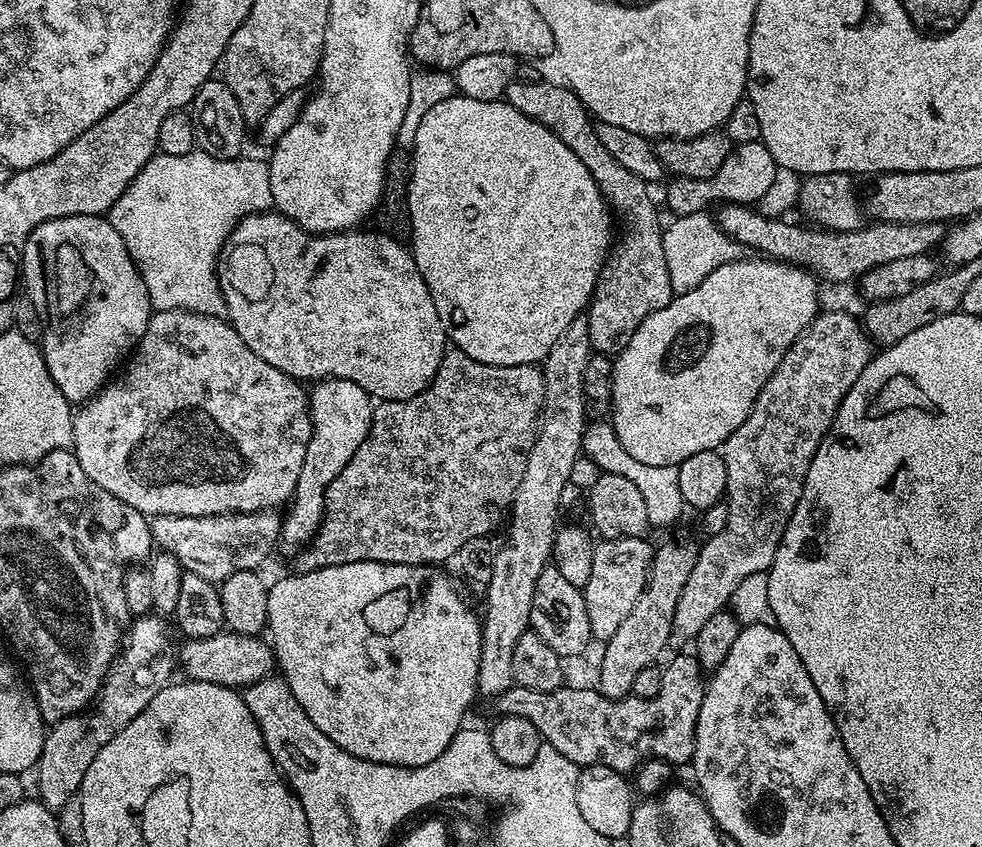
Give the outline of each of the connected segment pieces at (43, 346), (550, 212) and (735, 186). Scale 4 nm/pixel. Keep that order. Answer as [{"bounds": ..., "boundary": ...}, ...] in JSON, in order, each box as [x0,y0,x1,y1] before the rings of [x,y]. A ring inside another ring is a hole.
[{"bounds":[22,216,153,405],"boundary":[[[59,216],[53,220],[42,222],[28,236],[22,249],[22,284],[23,287],[24,284],[28,287],[25,288],[26,294],[37,307],[41,326],[38,343],[40,351],[44,354],[46,370],[50,370],[50,378],[54,378],[54,386],[58,386],[58,390],[62,390],[62,394],[68,399],[69,404],[83,405],[109,383],[110,377],[113,375],[111,372],[120,363],[121,367],[135,353],[136,346],[140,343],[142,334],[146,334],[146,326],[153,314],[150,294],[146,294],[146,282],[142,282],[142,274],[130,258],[130,254],[126,250],[126,242],[122,242],[122,234],[118,234],[118,230],[114,230],[112,223],[104,216]]]},{"bounds":[408,94,614,368],"boundary":[[[459,94],[446,98],[446,102],[438,102],[438,106],[434,106],[434,110],[429,110],[426,113],[426,118],[422,118],[422,122],[418,126],[418,134],[414,138],[414,146],[410,149],[410,155],[412,158],[412,181],[408,191],[408,209],[412,219],[412,230],[410,233],[412,244],[410,243],[410,251],[418,266],[418,270],[422,274],[422,278],[426,282],[426,290],[430,290],[430,298],[434,298],[434,310],[438,310],[438,318],[444,327],[445,337],[455,347],[462,349],[466,354],[470,354],[470,358],[474,358],[483,364],[498,366],[499,368],[513,368],[523,364],[539,365],[550,354],[550,350],[556,345],[558,338],[562,338],[562,334],[566,334],[566,326],[570,326],[570,322],[574,322],[574,318],[578,318],[587,309],[592,299],[592,292],[596,289],[600,272],[604,269],[604,262],[608,259],[610,249],[614,244],[614,235],[612,236],[614,216],[603,194],[600,192],[599,186],[594,182],[590,170],[586,170],[586,166],[582,166],[582,162],[578,162],[578,154],[574,154],[574,150],[570,150],[570,146],[566,146],[566,142],[562,142],[553,132],[546,130],[546,126],[542,126],[538,122],[526,118],[526,114],[514,110],[514,106],[510,106],[503,99],[478,102],[478,98],[466,98]]]},{"bounds":[666,141,777,217],"boundary":[[[756,141],[735,145],[714,177],[692,179],[680,176],[671,179],[666,190],[666,204],[675,217],[705,211],[711,207],[711,202],[752,206],[759,203],[759,200],[770,190],[774,184],[774,178],[777,177],[777,170],[774,156],[770,154],[770,150],[766,149],[764,143]]]}]

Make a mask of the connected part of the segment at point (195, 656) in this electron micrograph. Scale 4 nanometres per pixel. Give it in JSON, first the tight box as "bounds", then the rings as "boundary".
{"bounds":[178,630,276,690],"boundary":[[[221,630],[216,636],[201,640],[185,639],[183,643],[180,656],[178,652],[178,668],[190,680],[243,690],[254,682],[269,679],[276,668],[276,654],[271,643],[259,635],[243,636],[231,630]]]}

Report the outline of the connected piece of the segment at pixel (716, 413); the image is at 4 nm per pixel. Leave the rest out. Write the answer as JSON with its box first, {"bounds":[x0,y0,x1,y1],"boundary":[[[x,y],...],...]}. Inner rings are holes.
{"bounds":[610,258,822,467],"boundary":[[[741,258],[722,265],[713,273],[707,274],[705,280],[698,283],[696,289],[690,290],[689,293],[673,295],[672,301],[665,308],[650,314],[650,318],[646,318],[642,322],[642,326],[638,326],[638,330],[634,330],[634,338],[630,338],[628,345],[614,357],[612,390],[610,393],[610,423],[613,431],[617,434],[619,442],[631,457],[649,466],[674,467],[686,462],[686,458],[690,458],[694,454],[717,451],[724,445],[726,438],[730,438],[730,434],[734,434],[734,430],[738,430],[738,426],[742,426],[742,422],[746,422],[746,418],[750,414],[762,386],[766,386],[766,382],[772,377],[774,370],[778,370],[782,358],[790,350],[790,346],[794,341],[816,319],[822,308],[822,305],[820,305],[820,292],[816,289],[816,284],[818,285],[817,277],[813,276],[807,268],[785,264],[771,258],[759,259]]]}

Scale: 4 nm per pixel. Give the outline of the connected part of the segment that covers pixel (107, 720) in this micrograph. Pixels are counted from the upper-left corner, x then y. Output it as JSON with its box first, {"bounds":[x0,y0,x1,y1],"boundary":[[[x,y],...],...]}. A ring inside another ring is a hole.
{"bounds":[34,553,184,810],"boundary":[[[168,553],[157,555],[153,562],[148,568],[151,612],[131,621],[126,643],[104,679],[104,685],[97,692],[96,699],[84,711],[62,718],[45,731],[42,754],[36,763],[34,775],[40,787],[38,799],[48,808],[61,810],[71,800],[73,803],[82,786],[82,778],[86,778],[86,770],[90,770],[90,762],[98,758],[98,750],[102,750],[102,746],[106,746],[114,734],[130,726],[130,722],[134,722],[134,718],[138,718],[138,714],[142,714],[142,710],[146,710],[146,706],[150,706],[154,697],[167,688],[173,679],[174,656],[168,653],[168,632],[163,616],[171,617],[176,611],[184,571],[178,560]]]}

